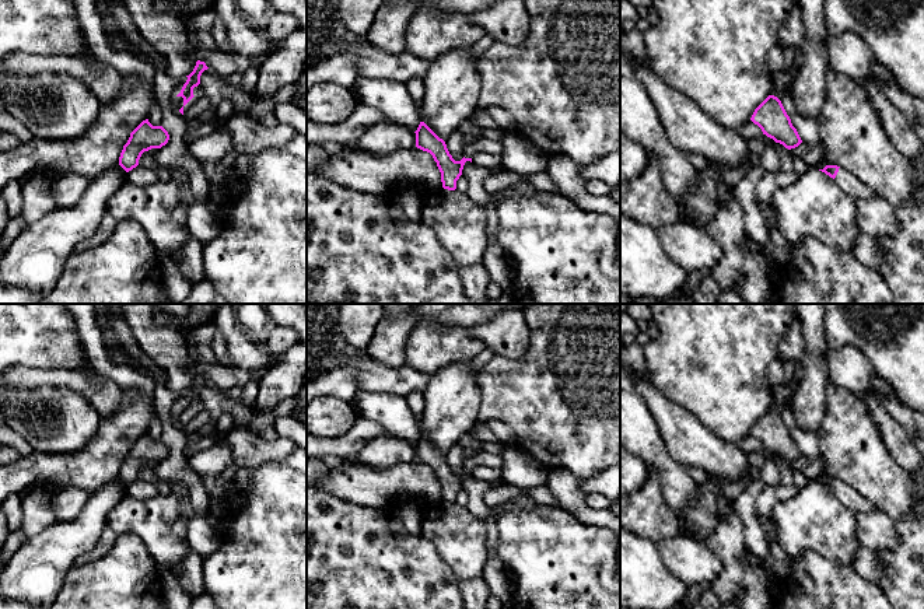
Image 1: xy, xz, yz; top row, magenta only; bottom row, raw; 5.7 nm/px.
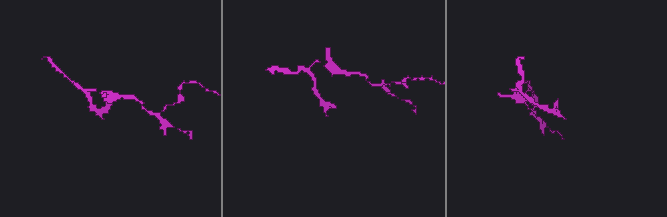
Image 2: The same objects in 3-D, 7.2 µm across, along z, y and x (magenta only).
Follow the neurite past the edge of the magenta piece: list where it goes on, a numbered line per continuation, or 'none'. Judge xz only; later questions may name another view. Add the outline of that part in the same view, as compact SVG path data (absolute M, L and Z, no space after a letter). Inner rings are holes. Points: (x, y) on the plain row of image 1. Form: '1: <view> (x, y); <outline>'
none

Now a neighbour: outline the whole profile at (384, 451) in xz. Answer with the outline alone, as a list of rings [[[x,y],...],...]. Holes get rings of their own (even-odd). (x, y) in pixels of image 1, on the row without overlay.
[[[381,434],[370,440],[353,459],[357,465],[386,469],[416,462],[416,447],[402,438]]]

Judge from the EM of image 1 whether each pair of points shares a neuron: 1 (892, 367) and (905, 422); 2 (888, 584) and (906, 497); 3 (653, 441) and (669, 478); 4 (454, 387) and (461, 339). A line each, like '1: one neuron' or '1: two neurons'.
1: two neurons
2: two neurons
3: one neuron
4: two neurons

